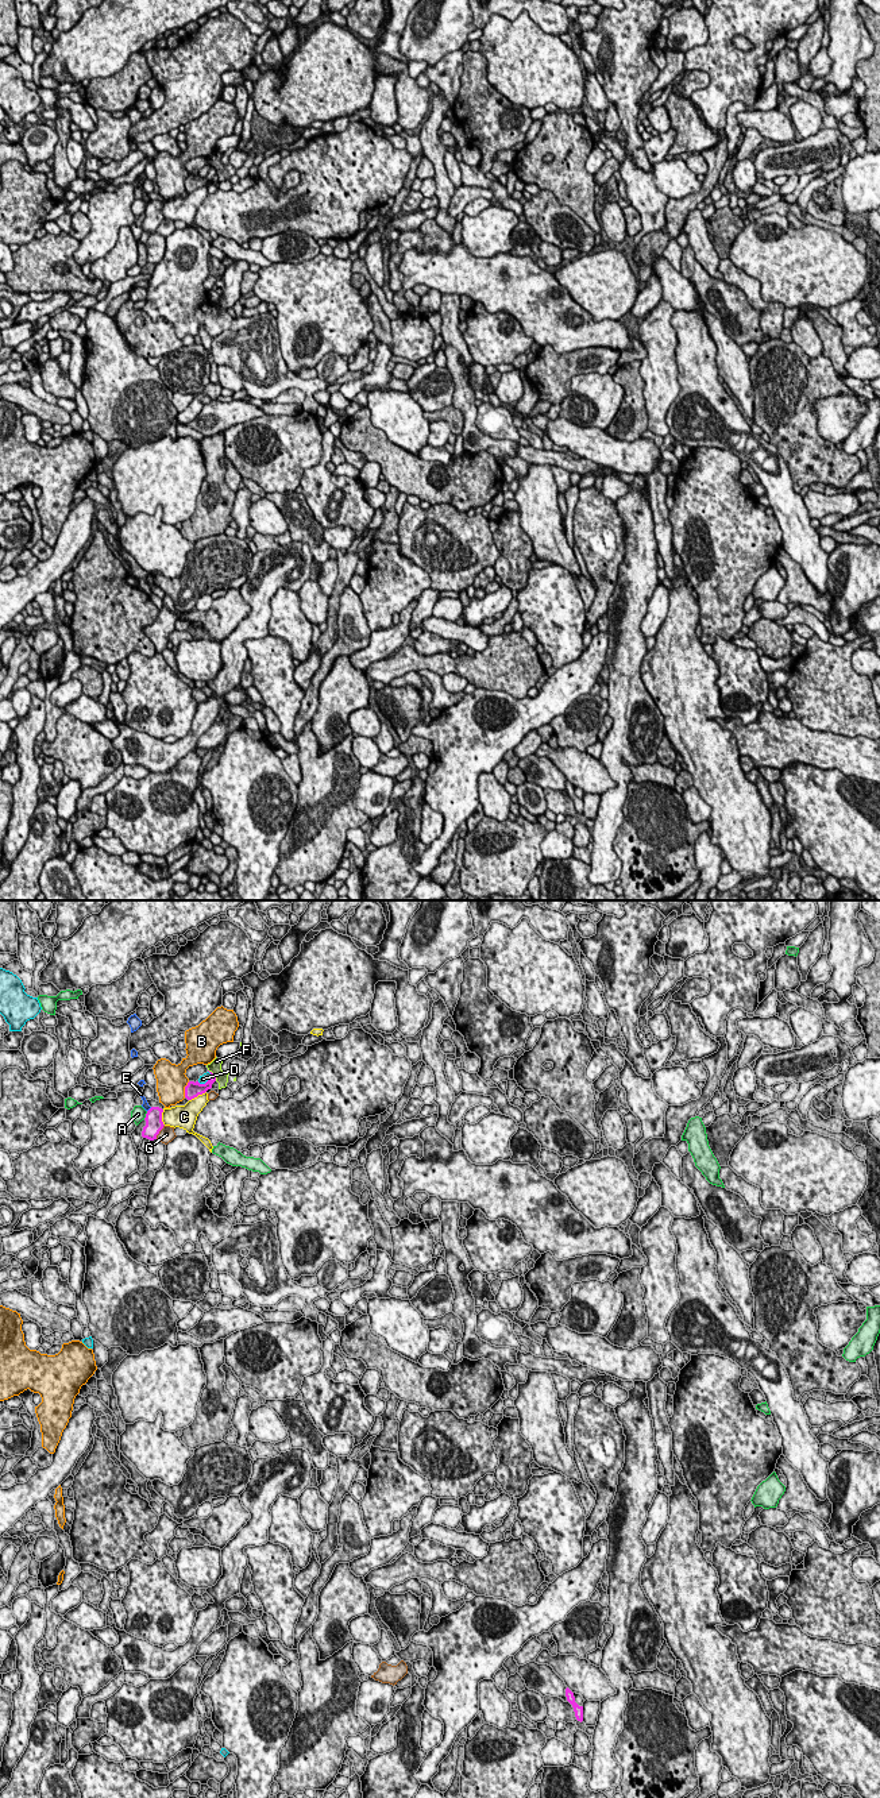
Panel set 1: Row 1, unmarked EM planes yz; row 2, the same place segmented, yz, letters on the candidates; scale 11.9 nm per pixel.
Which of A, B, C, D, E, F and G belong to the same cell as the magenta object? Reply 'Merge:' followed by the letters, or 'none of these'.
Merge: none of these

